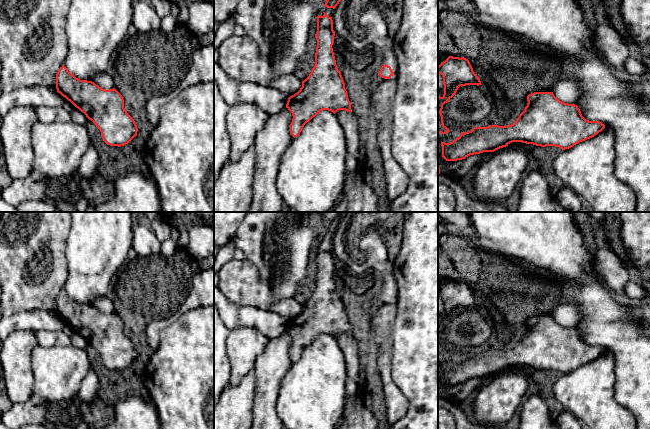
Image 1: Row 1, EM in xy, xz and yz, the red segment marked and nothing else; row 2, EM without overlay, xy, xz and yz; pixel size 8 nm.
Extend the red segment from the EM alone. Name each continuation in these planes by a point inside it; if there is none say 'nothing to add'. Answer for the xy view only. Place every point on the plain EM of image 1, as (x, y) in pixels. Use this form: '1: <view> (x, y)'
nothing to add

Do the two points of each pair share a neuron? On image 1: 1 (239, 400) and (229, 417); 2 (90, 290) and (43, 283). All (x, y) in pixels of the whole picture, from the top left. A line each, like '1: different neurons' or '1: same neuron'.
1: same neuron
2: different neurons

